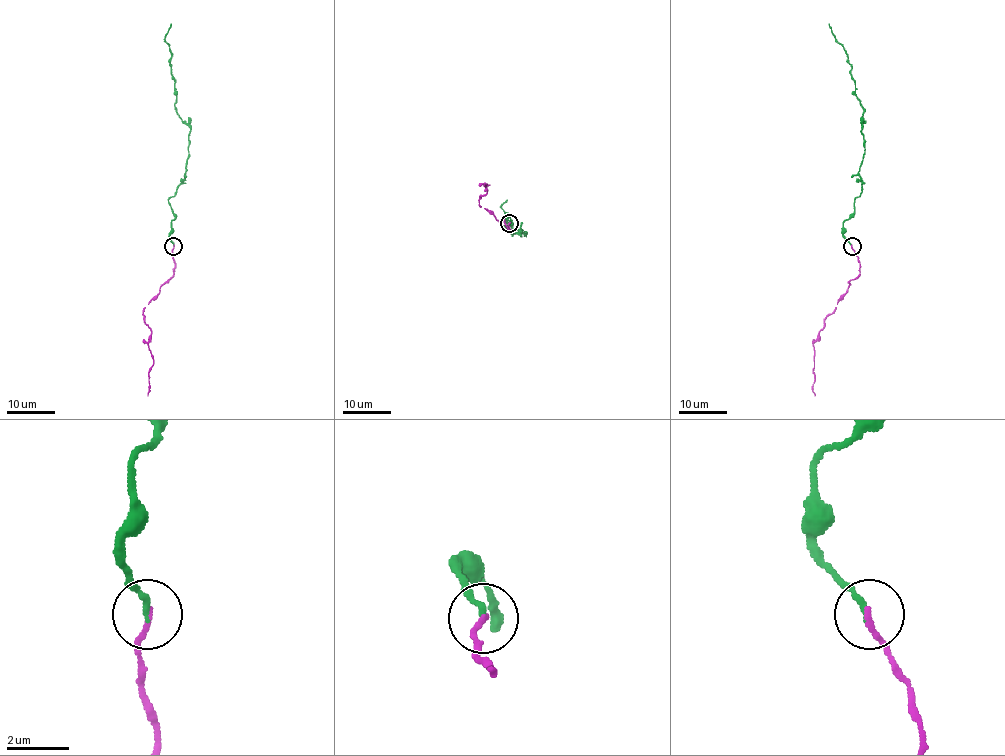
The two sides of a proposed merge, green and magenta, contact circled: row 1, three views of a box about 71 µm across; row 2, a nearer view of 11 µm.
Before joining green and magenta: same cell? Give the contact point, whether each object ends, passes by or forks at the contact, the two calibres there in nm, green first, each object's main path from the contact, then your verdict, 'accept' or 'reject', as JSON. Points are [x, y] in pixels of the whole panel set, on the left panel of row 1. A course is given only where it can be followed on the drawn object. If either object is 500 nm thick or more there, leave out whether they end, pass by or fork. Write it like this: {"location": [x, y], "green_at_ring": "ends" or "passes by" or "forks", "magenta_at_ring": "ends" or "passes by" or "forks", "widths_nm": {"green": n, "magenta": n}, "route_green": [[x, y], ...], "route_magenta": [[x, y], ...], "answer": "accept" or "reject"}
{"location": [173, 246], "green_at_ring": "ends", "magenta_at_ring": "ends", "widths_nm": {"green": 190, "magenta": 190}, "route_green": [[173, 245], [174, 214], [168, 199], [184, 179], [190, 128], [174, 105], [171, 50], [165, 40], [171, 23]], "route_magenta": [[173, 245], [174, 274], [144, 308], [144, 323], [151, 331], [148, 344], [153, 357], [148, 396]], "answer": "accept"}

